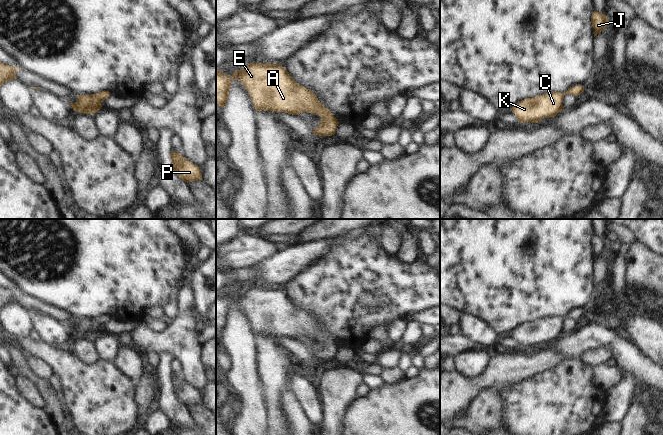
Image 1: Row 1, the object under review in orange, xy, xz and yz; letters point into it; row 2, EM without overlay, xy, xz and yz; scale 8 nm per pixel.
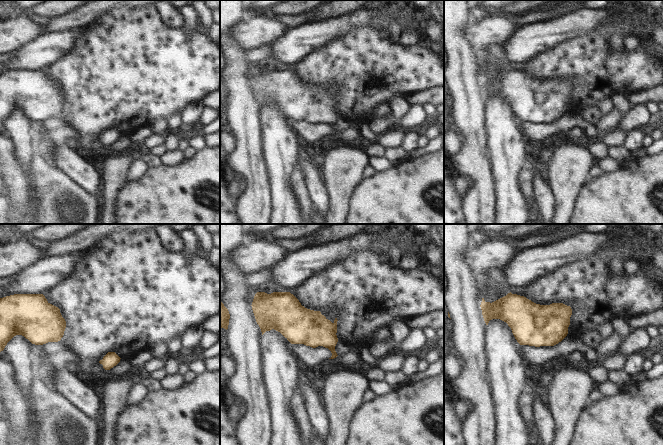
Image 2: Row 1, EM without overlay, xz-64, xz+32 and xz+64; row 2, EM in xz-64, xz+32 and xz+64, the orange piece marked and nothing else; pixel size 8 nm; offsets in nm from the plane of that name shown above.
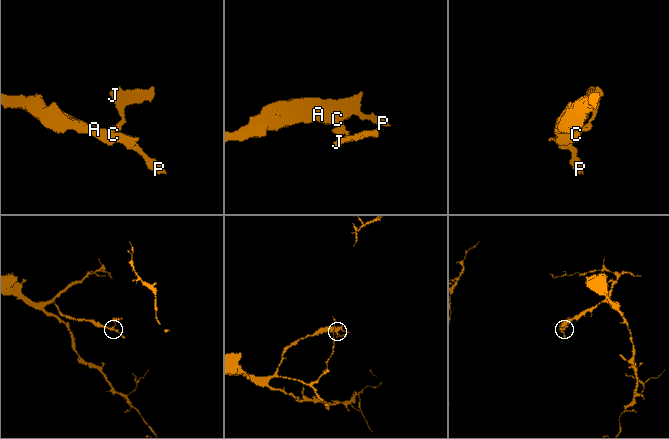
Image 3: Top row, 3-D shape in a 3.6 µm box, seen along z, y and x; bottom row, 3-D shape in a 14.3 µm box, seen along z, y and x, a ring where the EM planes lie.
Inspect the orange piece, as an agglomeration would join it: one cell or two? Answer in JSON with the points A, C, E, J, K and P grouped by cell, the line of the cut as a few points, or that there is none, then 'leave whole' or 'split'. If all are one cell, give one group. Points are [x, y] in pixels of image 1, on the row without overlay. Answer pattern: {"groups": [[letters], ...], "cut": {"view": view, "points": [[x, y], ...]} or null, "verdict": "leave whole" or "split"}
{"groups": [["A", "C", "E", "J", "K", "P"]], "cut": null, "verdict": "leave whole"}

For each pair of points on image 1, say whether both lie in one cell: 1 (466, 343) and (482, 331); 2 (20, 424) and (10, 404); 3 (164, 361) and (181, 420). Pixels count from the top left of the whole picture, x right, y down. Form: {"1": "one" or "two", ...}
{"1": "two", "2": "one", "3": "one"}

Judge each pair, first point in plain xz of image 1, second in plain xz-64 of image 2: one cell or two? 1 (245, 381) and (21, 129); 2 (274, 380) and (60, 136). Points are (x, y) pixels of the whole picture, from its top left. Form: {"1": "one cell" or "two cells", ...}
{"1": "one cell", "2": "two cells"}

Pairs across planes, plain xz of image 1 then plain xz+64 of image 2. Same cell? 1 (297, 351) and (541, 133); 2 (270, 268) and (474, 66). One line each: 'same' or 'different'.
1: same
2: different

